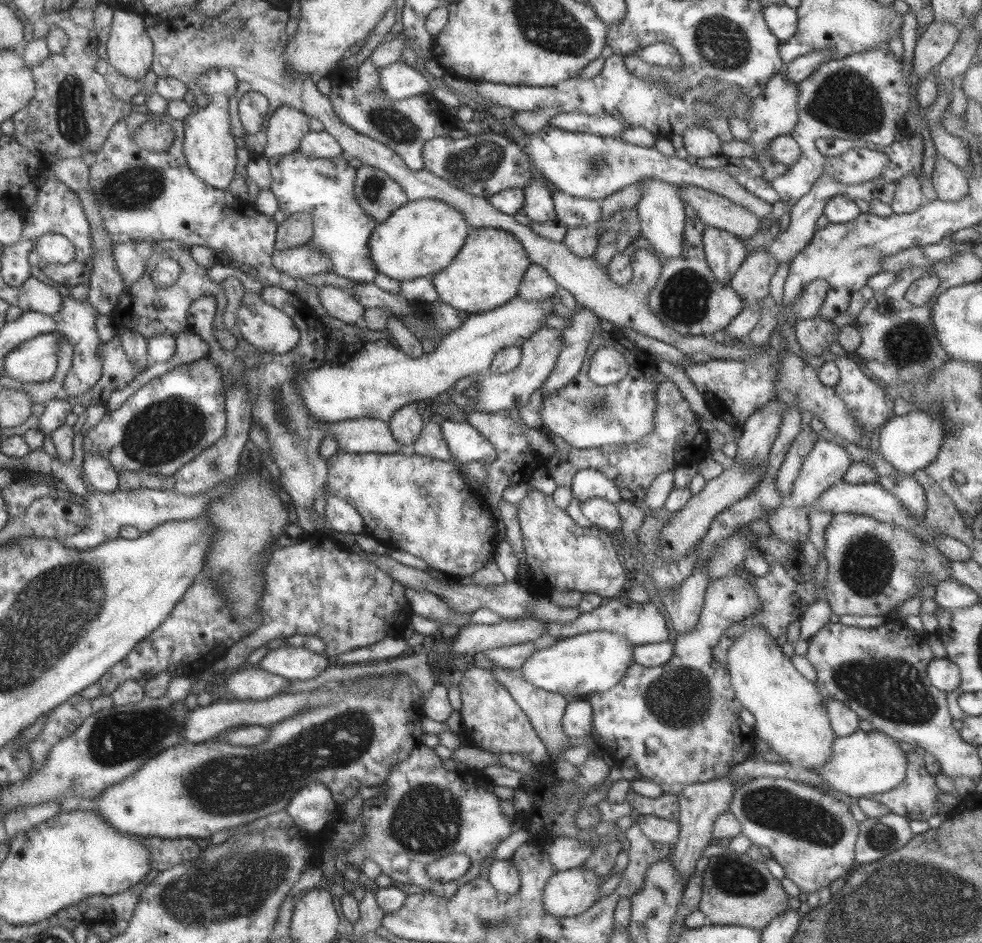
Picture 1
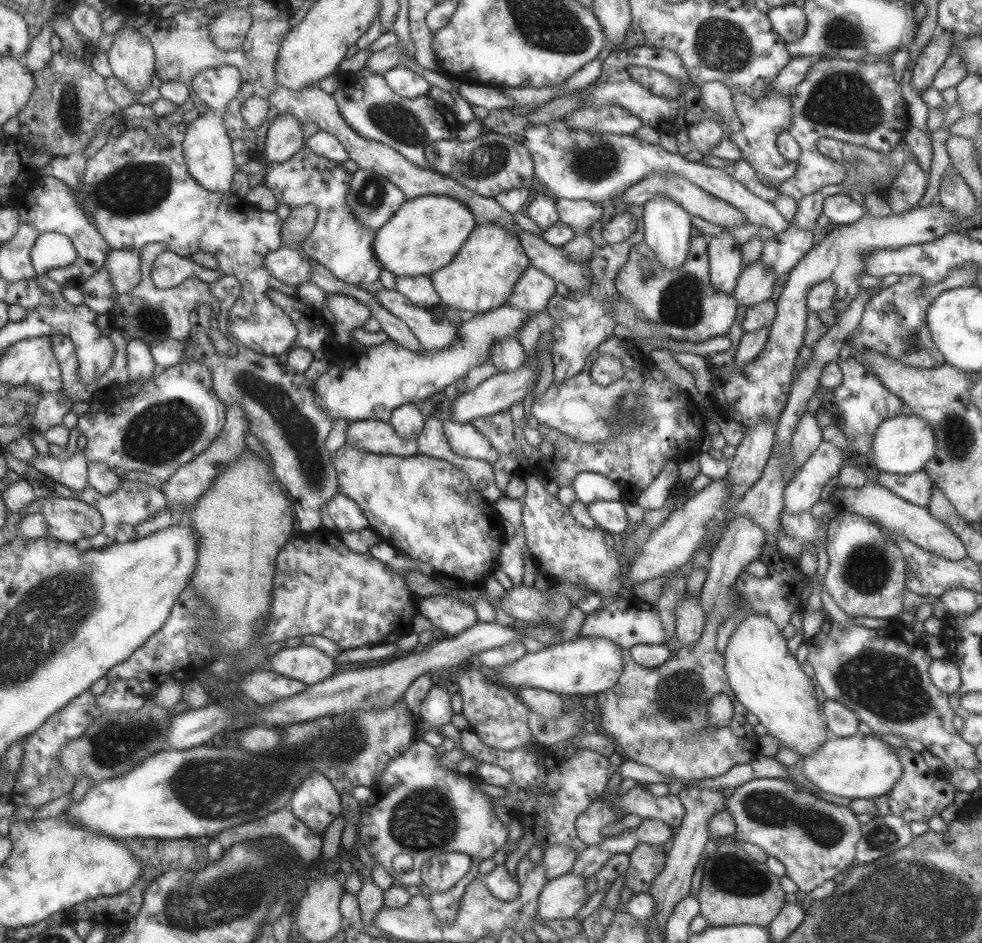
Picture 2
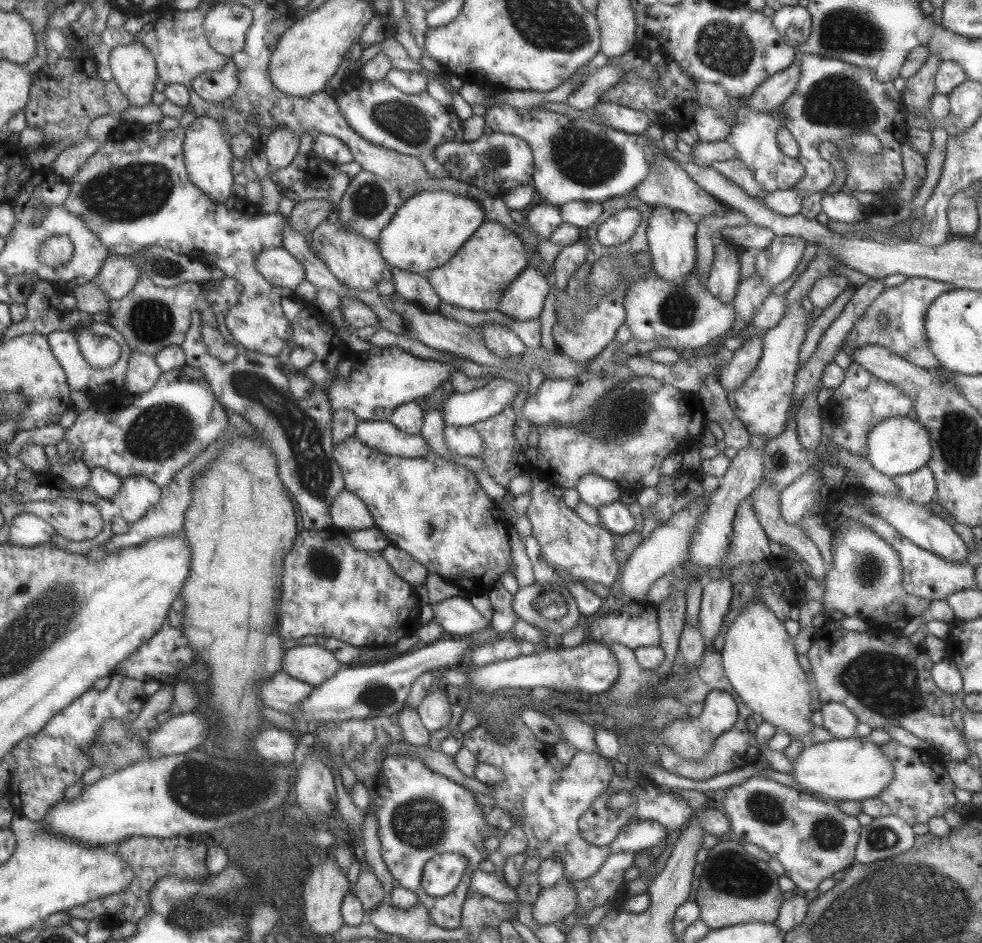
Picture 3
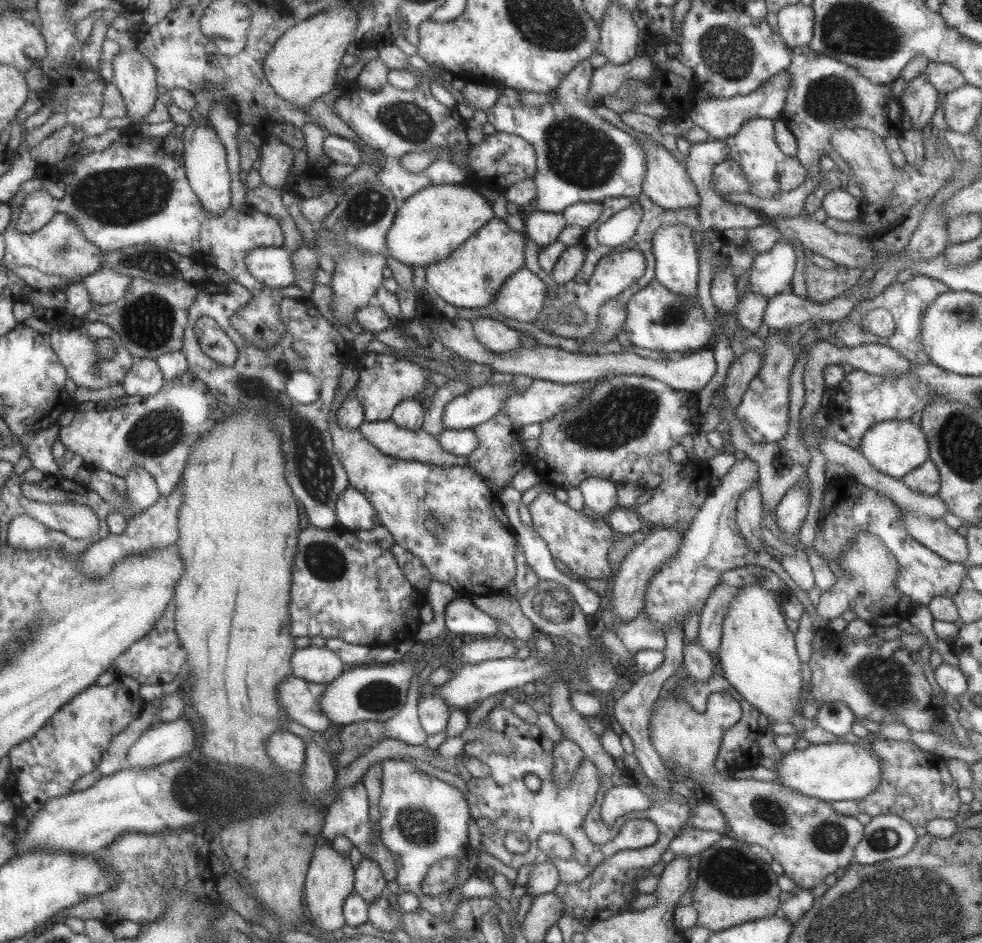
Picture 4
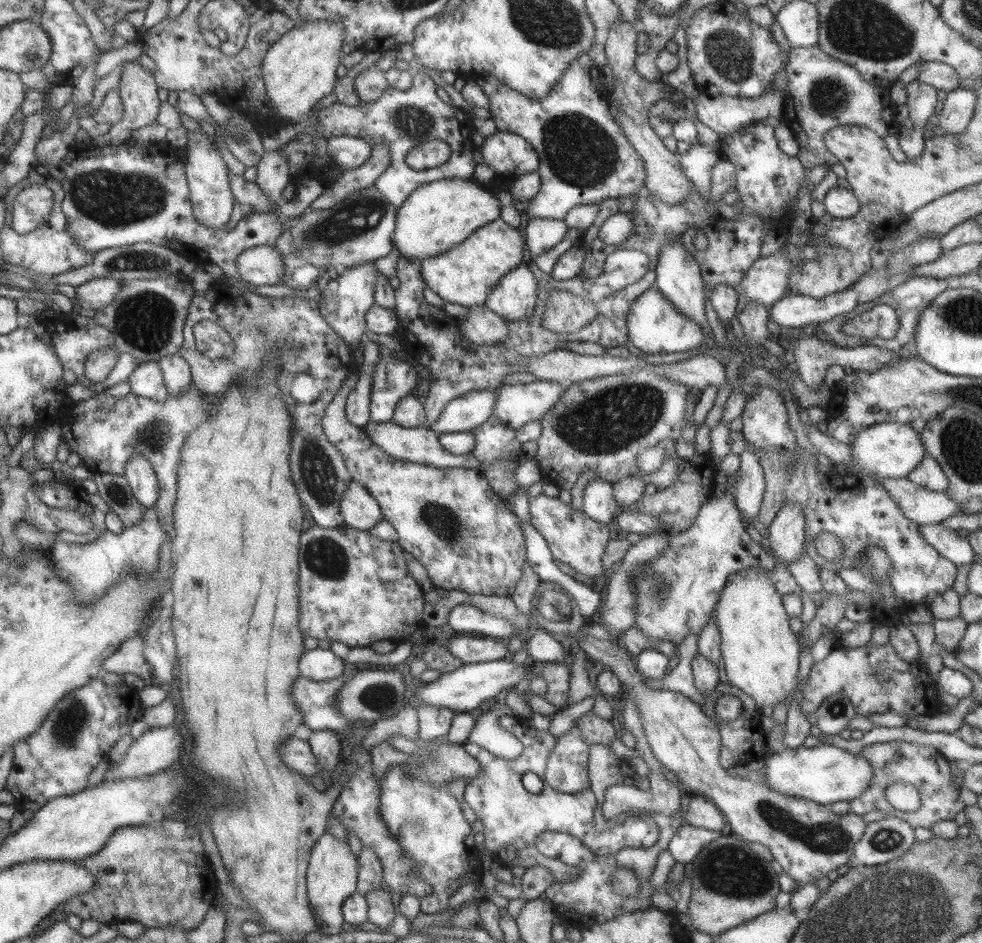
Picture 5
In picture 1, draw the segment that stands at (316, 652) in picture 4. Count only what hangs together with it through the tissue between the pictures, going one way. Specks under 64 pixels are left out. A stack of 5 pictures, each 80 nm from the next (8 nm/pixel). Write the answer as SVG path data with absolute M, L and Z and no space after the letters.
M284 645L275 650L269 649L256 666L292 681L313 678L330 665L330 660L321 652Z

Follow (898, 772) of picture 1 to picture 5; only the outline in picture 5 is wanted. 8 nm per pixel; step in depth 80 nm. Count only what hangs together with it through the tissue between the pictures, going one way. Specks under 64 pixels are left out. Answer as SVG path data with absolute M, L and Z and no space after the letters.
M824 742L811 748L800 745L794 749L771 752L763 762L765 779L763 777L761 782L781 794L798 796L822 805L849 802L859 797L870 786L872 777L871 763L863 755L852 755L849 751Z

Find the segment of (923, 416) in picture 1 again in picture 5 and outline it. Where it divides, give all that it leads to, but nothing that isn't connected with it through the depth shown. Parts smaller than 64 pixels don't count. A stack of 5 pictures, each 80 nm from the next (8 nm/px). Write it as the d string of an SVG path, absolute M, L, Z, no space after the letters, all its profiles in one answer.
M890 422L890 423L875 423L871 426L868 426L867 428L864 428L863 430L860 430L853 439L853 442L850 444L852 448L852 464L835 464L833 466L833 469L839 472L843 472L843 474L862 474L863 471L865 471L867 474L874 474L878 477L885 477L885 478L903 478L906 477L911 470L913 470L920 462L923 460L923 457L926 455L926 450L924 449L922 440L920 435L913 430L910 423L896 423L896 422Z

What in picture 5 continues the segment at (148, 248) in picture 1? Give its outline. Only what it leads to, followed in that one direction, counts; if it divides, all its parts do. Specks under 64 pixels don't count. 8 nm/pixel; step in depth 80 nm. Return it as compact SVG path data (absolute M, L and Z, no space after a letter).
M113 277L86 280L76 287L76 300L73 300L73 306L94 311L107 306L120 292L120 281Z

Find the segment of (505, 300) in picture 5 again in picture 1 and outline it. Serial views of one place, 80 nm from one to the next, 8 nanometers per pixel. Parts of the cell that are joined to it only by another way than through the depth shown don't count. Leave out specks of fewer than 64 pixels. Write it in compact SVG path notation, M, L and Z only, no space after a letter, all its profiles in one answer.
M531 263L523 273L517 297L530 301L551 299L555 296L557 287L553 278L539 264Z

